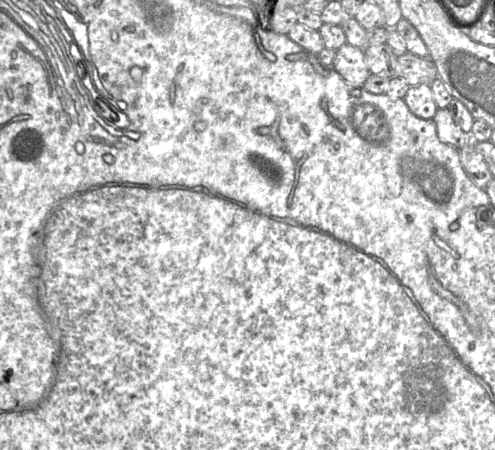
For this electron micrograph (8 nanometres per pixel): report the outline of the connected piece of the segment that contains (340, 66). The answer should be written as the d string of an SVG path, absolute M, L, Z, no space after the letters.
M345 45L338 51L324 49L317 57L323 66L333 67L352 87L363 87L371 75L365 52L358 47Z

